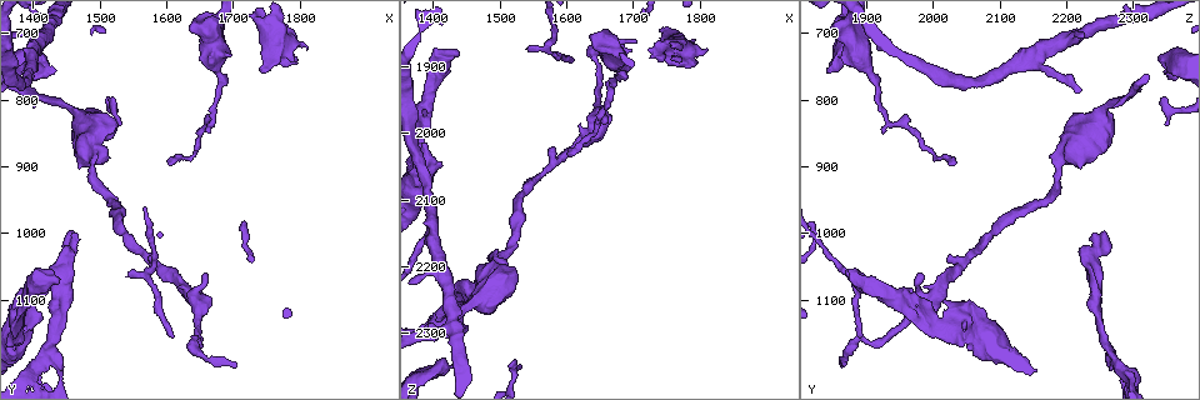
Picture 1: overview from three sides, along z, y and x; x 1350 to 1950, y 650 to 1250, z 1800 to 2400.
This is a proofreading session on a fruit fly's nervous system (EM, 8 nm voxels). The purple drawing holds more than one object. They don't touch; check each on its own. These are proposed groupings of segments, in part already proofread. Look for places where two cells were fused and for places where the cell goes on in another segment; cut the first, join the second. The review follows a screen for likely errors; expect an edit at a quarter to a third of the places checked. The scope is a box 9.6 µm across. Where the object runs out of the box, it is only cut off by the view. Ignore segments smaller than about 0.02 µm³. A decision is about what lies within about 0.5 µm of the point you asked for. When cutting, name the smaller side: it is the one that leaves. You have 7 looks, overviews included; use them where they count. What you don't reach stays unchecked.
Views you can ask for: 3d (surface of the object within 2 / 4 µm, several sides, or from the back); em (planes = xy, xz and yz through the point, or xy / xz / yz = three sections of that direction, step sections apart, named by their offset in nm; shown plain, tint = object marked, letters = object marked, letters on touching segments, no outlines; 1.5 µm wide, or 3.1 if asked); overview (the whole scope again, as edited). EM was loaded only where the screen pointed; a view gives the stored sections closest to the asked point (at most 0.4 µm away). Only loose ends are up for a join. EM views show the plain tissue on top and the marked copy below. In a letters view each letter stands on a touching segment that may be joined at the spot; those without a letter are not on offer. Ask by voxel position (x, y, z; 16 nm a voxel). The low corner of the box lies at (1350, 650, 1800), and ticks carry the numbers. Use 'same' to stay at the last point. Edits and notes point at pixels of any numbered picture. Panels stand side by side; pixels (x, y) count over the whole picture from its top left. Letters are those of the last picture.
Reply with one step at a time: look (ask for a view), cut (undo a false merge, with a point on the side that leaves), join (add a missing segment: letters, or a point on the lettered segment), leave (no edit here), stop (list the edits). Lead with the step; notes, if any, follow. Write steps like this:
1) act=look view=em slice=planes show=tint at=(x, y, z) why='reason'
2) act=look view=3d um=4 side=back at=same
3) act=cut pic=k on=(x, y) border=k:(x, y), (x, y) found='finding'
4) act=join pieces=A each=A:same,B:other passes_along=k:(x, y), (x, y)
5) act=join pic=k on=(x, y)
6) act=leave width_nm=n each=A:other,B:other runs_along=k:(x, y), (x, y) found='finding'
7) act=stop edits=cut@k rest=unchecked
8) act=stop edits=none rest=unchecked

act=look view=3d um=4 side=back at=(1750, 755, 1840) why='an open end'

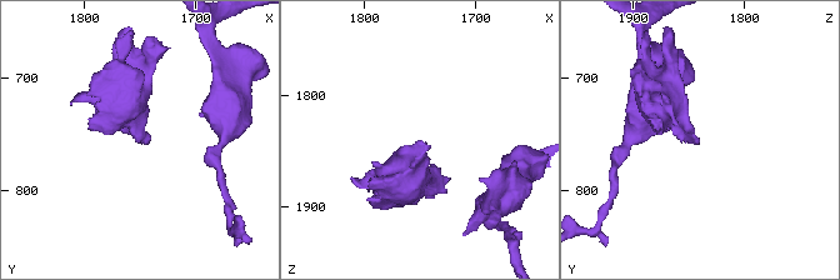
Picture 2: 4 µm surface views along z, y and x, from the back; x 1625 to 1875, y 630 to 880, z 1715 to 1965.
act=look view=em slice=xz step=4 show=letters at=(1752, 758, 1838)

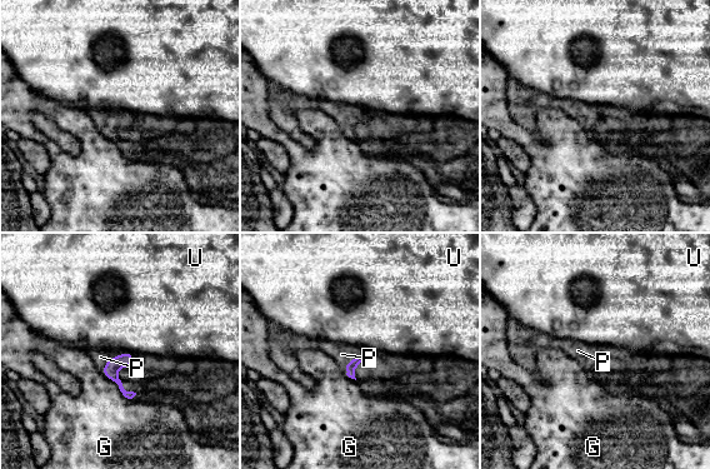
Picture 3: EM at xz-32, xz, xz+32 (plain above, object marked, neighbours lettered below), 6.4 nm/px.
act=look view=em slice=planes show=letters at=same why='cut it another way'

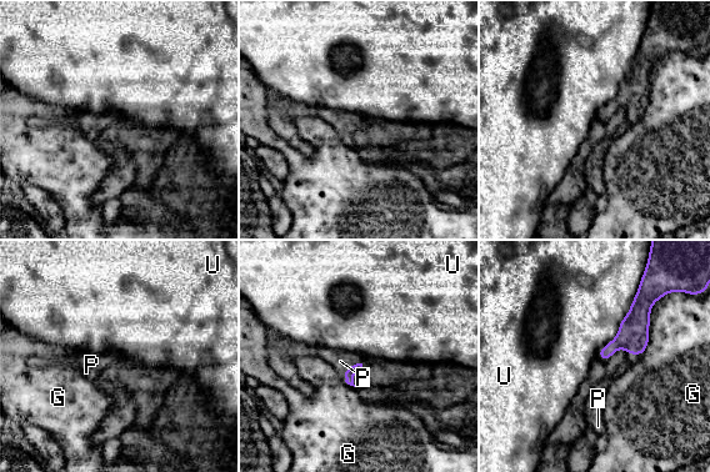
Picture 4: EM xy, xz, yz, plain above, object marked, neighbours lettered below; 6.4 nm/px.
act=join pieces=P each=G:other,P:same,U:other found='the cell continues'

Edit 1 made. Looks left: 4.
act=look view=overview

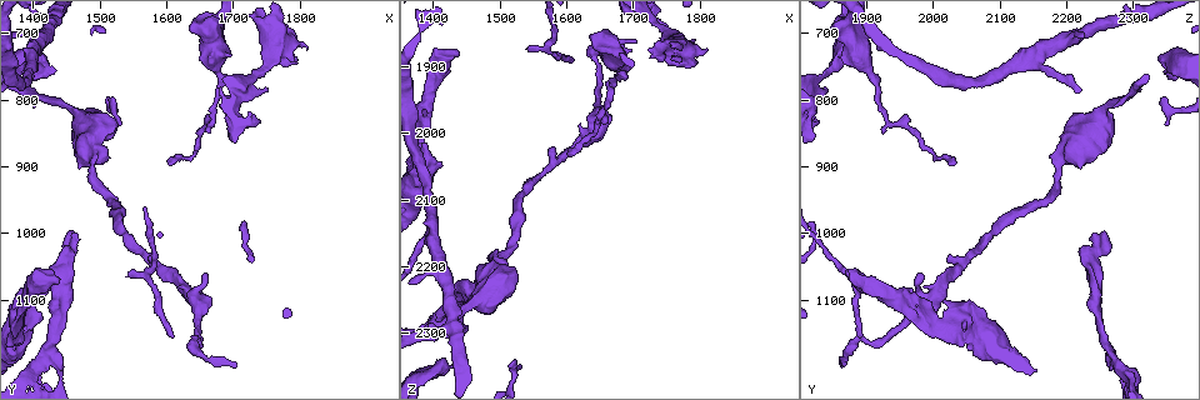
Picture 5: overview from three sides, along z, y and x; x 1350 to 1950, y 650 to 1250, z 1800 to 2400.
act=look view=em slice=xy step=8 show=tint at=(1490, 905, 2190) why='calibre changes'

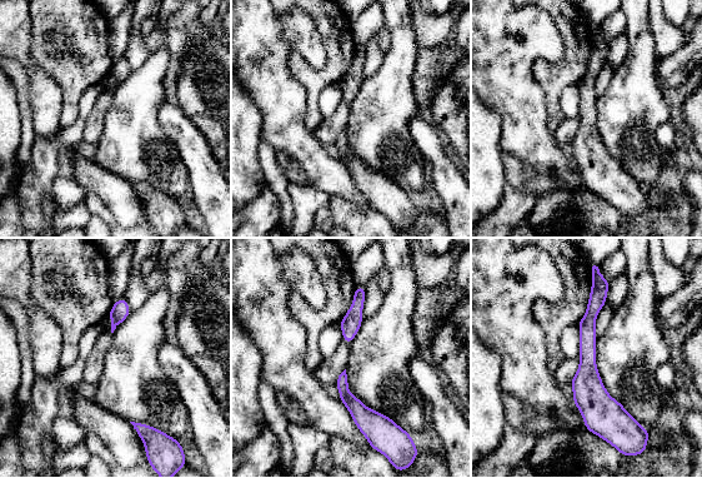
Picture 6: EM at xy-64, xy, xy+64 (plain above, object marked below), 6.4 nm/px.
act=look view=em slice=planes show=letters at=same

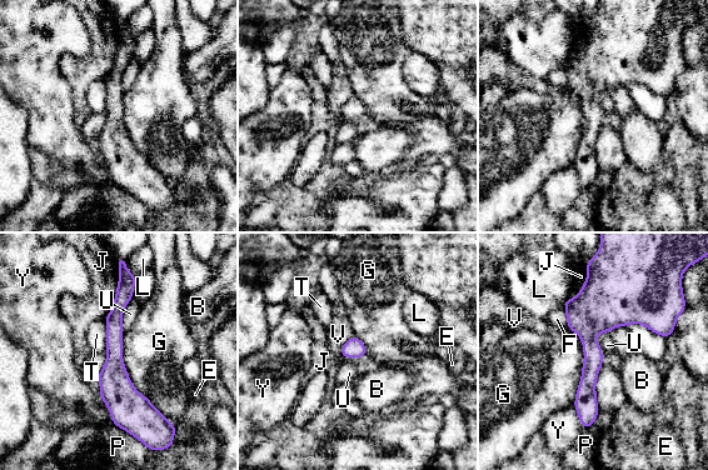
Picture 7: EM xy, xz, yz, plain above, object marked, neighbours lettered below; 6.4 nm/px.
act=leave each=B:other,E:other,F:other,G:other,J:other,L:other,P:other,T:other,U:other,V:other,Y:other border=7:(131, 298), (123, 313), (123, 331) found='continuous, no second cell'

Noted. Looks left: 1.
act=stop edits=join@4 rest=unchecked

